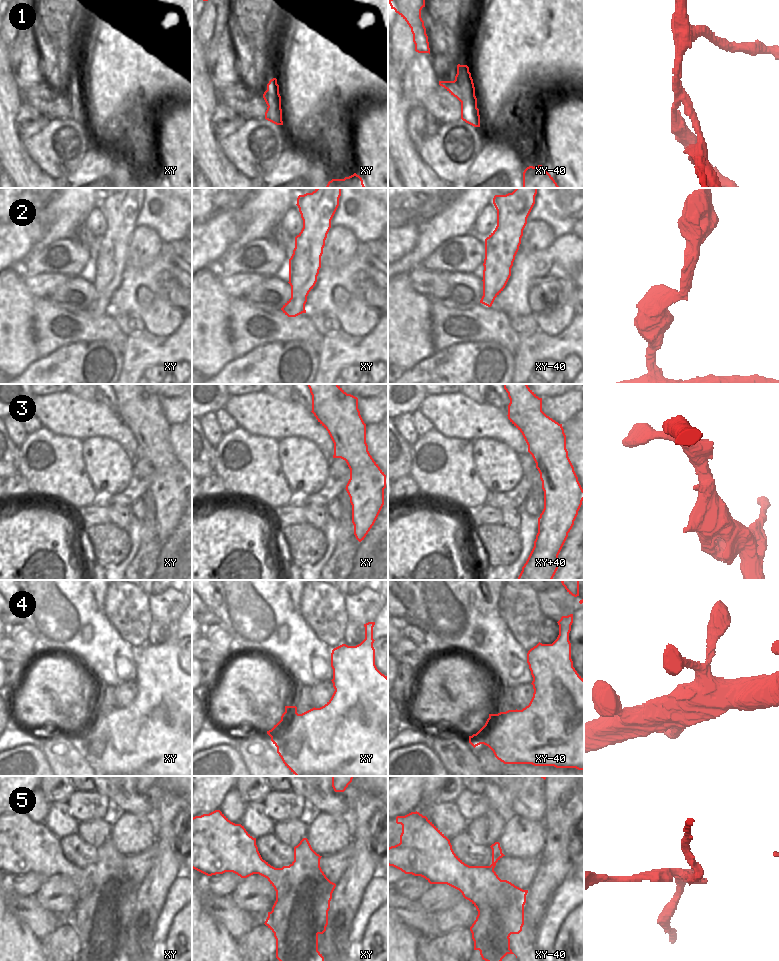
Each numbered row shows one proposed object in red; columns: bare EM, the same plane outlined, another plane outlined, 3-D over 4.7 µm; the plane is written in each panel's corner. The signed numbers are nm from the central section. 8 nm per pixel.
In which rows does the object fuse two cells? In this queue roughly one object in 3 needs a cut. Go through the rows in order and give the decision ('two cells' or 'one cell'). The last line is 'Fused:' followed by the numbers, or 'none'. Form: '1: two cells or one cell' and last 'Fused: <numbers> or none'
1: two cells
2: one cell
3: one cell
4: one cell
5: two cells
Fused: 1, 5

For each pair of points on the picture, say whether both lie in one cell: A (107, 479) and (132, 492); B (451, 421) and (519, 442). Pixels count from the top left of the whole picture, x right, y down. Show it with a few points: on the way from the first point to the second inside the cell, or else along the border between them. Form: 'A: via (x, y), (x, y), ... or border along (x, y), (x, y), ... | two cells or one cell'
A: border along (134, 466), (129, 484), (122, 491), (104, 498) | two cells
B: via (468, 421), (489, 421), (502, 429) | one cell

